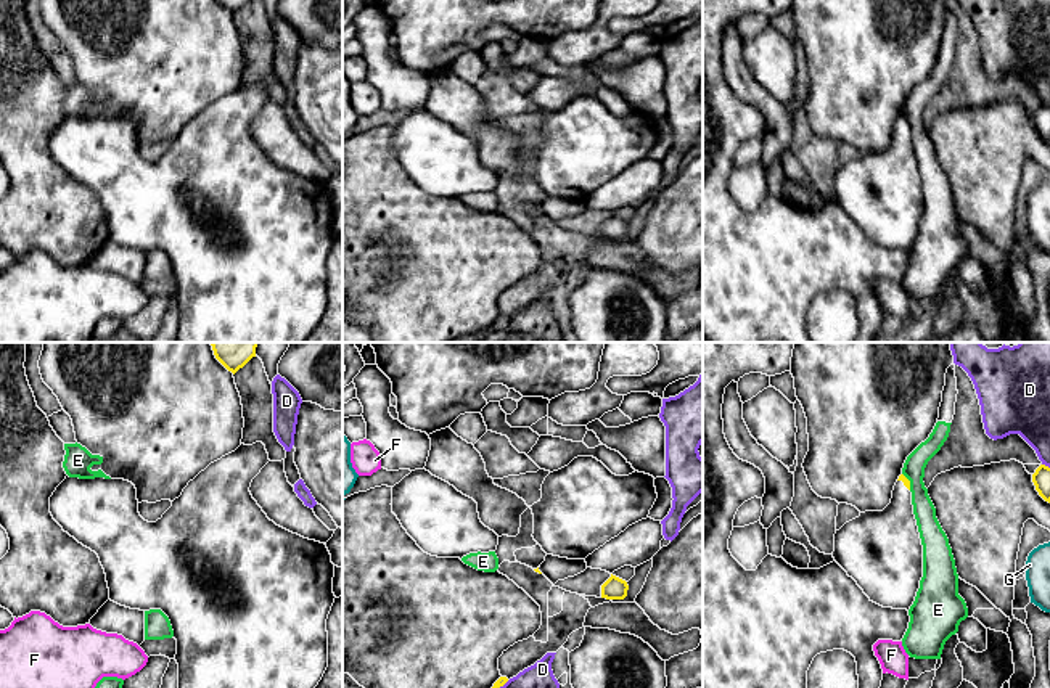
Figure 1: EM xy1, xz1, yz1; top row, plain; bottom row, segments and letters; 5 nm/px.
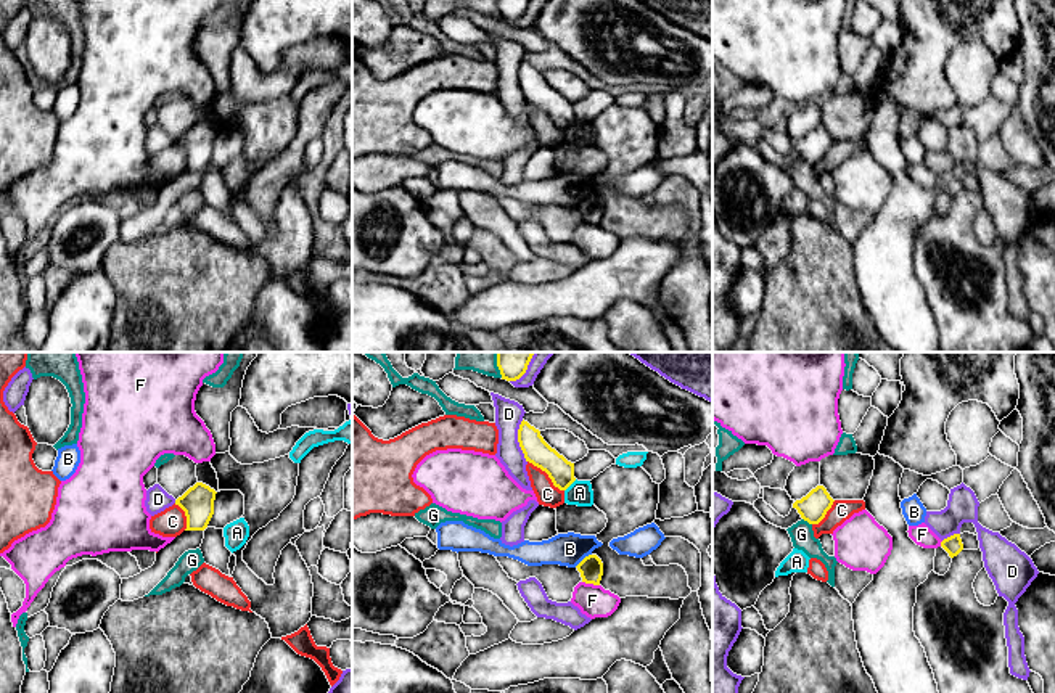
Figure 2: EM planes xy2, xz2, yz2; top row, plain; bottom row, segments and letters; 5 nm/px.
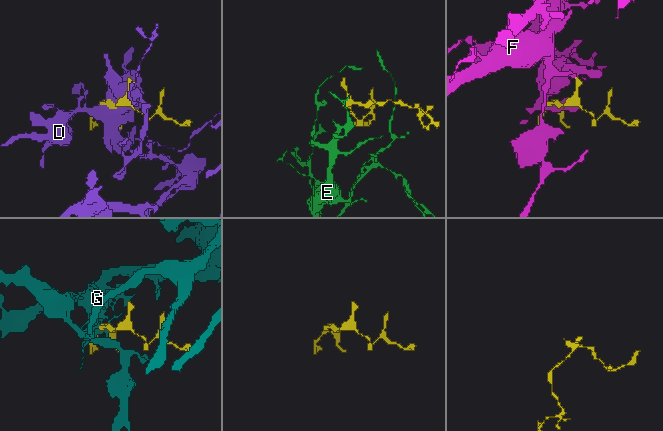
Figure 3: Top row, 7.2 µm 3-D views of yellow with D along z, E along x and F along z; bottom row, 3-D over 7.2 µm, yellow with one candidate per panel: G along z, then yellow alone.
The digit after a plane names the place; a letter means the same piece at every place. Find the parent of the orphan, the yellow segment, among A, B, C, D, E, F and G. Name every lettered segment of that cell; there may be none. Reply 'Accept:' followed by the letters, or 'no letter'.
Accept: no letter

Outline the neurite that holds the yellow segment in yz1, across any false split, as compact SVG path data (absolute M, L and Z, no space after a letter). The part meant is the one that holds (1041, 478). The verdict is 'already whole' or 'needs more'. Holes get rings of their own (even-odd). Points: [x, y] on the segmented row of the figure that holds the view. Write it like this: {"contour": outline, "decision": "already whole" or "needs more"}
{"contour": "M1040 465L1032 474L1032 482L1039 495L1050 503L1050 468Z", "decision": "already whole"}

